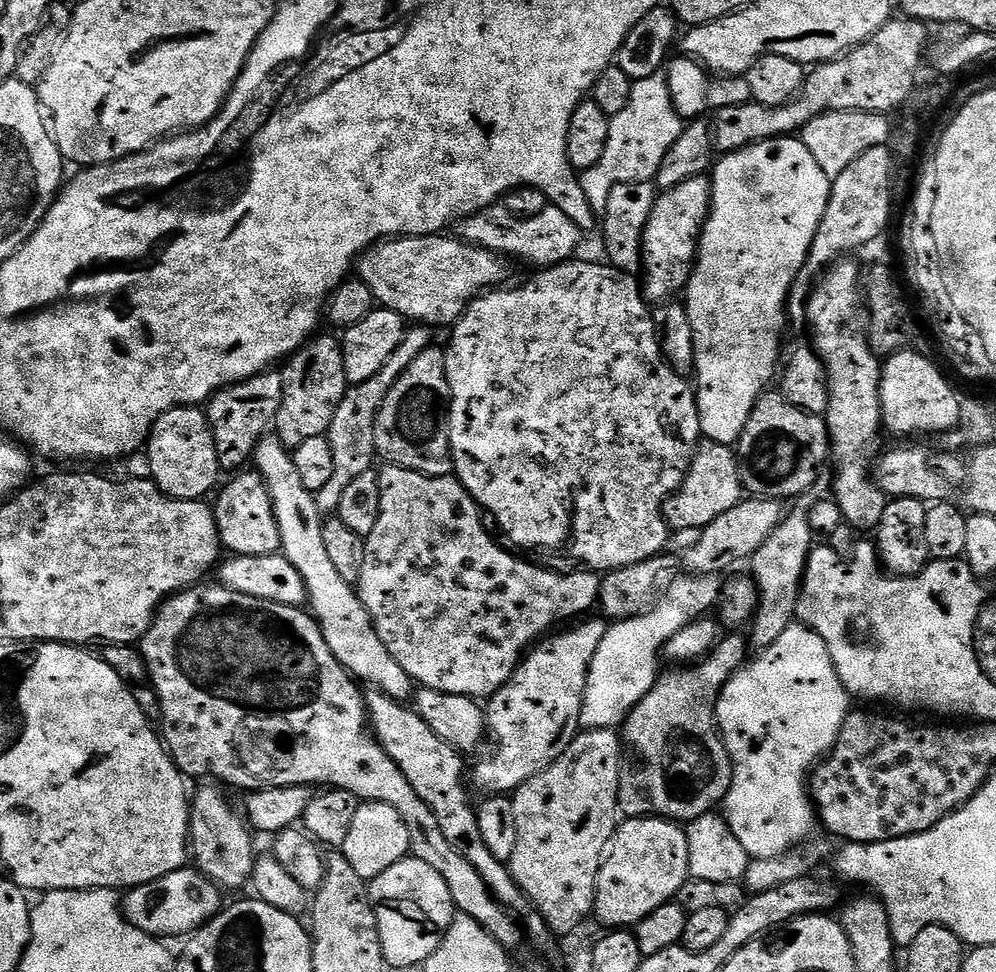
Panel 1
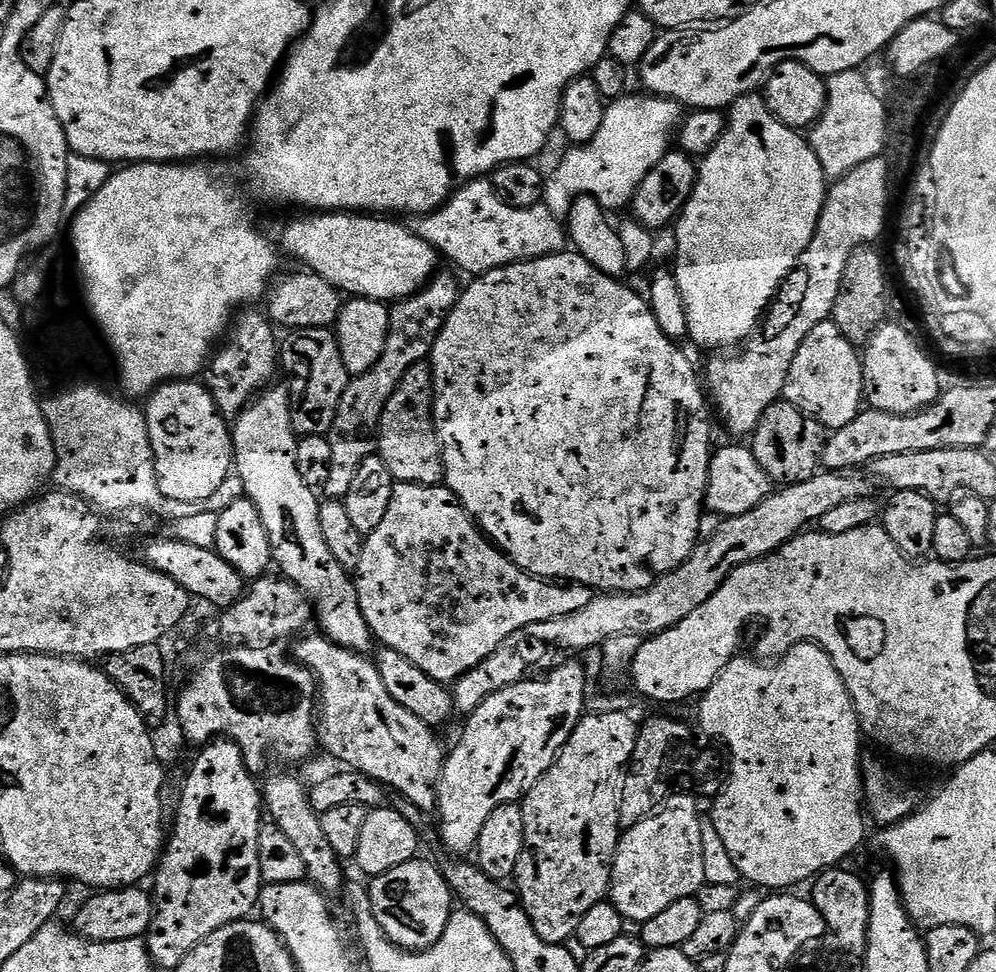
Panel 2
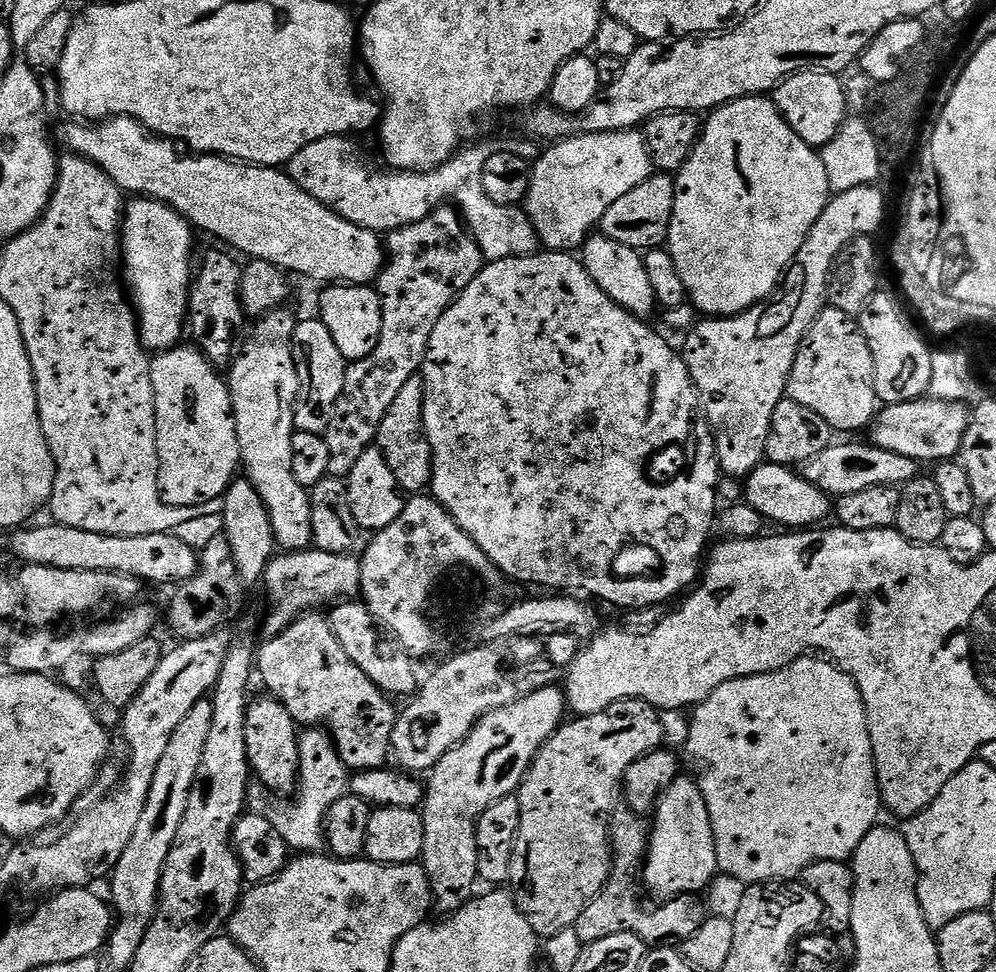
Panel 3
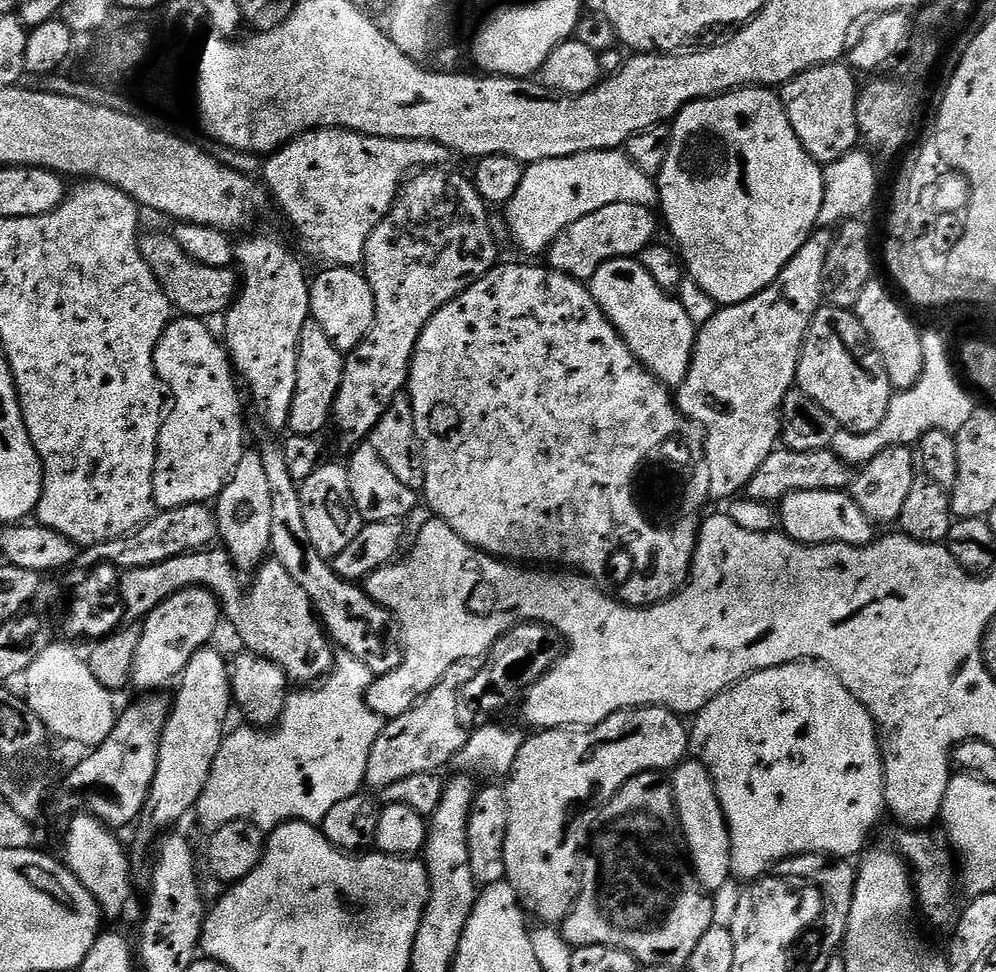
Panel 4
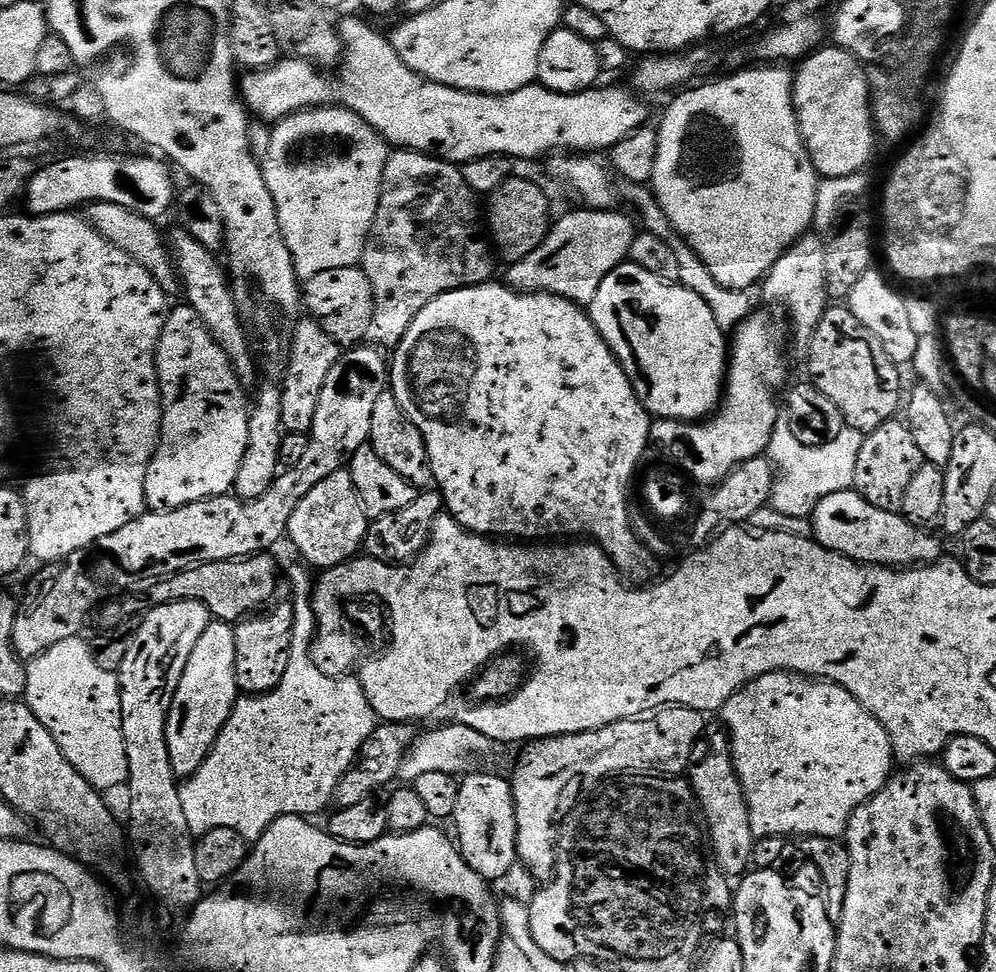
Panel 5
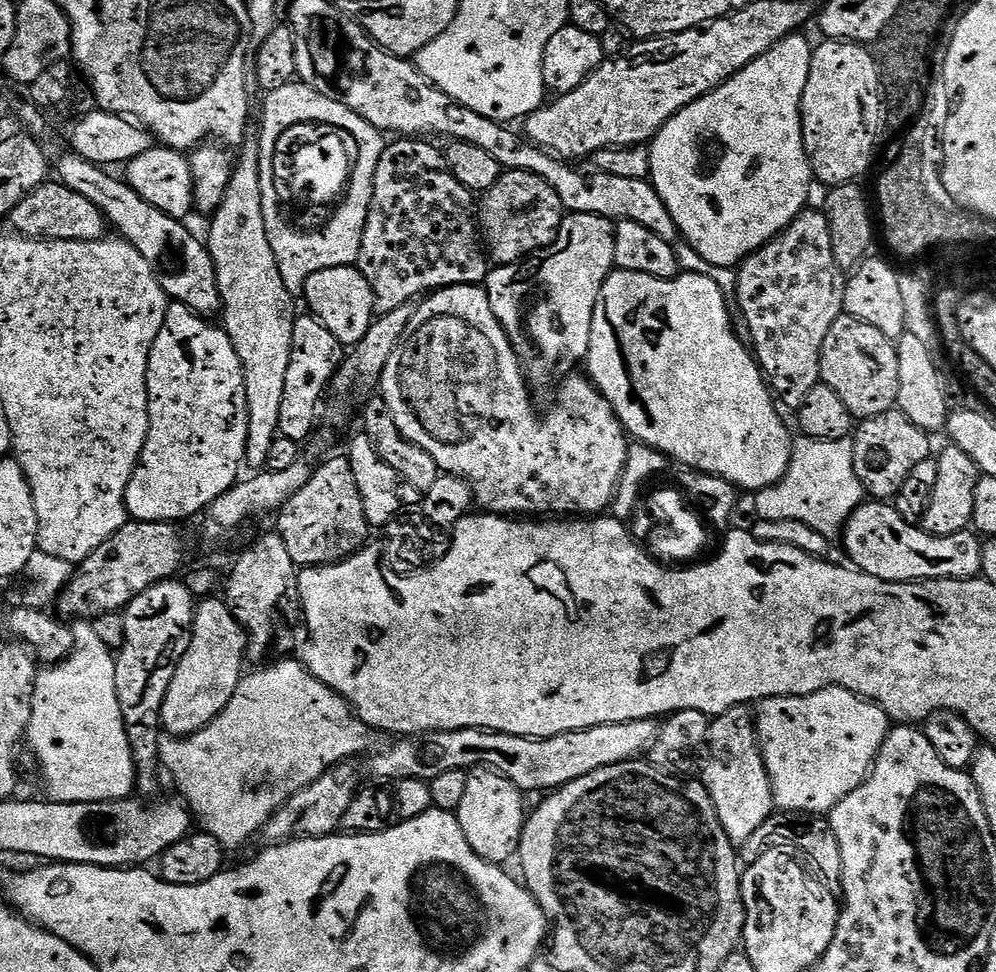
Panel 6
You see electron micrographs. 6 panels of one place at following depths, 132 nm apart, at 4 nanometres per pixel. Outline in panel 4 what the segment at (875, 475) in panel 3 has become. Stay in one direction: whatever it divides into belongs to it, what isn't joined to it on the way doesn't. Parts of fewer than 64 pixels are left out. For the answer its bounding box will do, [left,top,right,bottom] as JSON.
[746,446,854,502]

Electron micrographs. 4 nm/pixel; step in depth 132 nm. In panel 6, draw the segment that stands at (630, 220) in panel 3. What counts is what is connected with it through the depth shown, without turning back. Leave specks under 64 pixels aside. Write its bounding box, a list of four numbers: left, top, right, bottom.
[486,212,615,389]

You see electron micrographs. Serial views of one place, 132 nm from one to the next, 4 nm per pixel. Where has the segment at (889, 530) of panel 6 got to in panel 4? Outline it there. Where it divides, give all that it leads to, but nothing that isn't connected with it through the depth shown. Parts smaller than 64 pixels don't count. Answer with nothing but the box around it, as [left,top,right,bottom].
[778,490,874,546]

